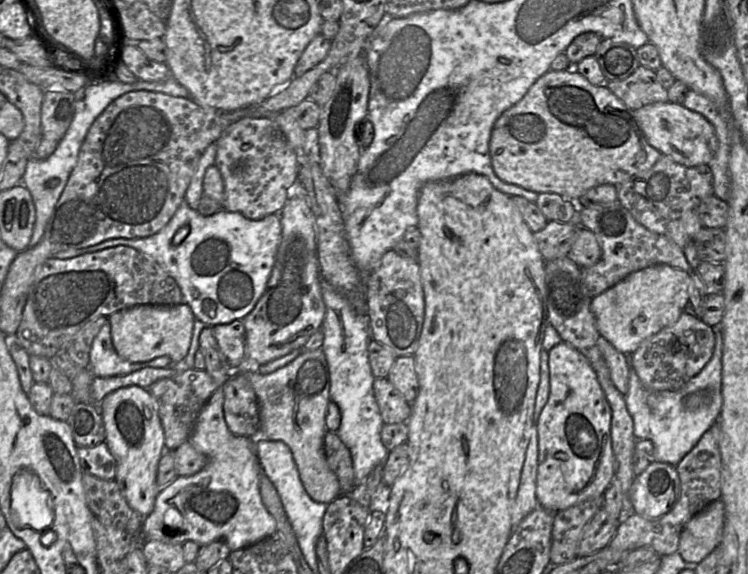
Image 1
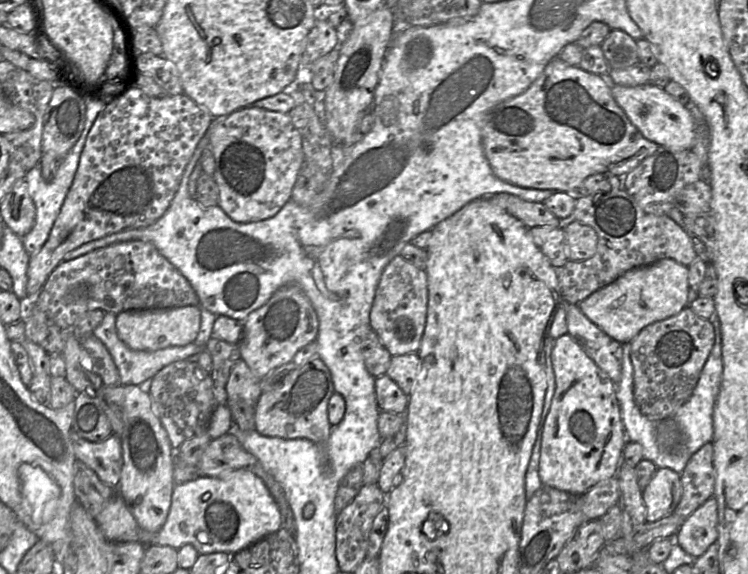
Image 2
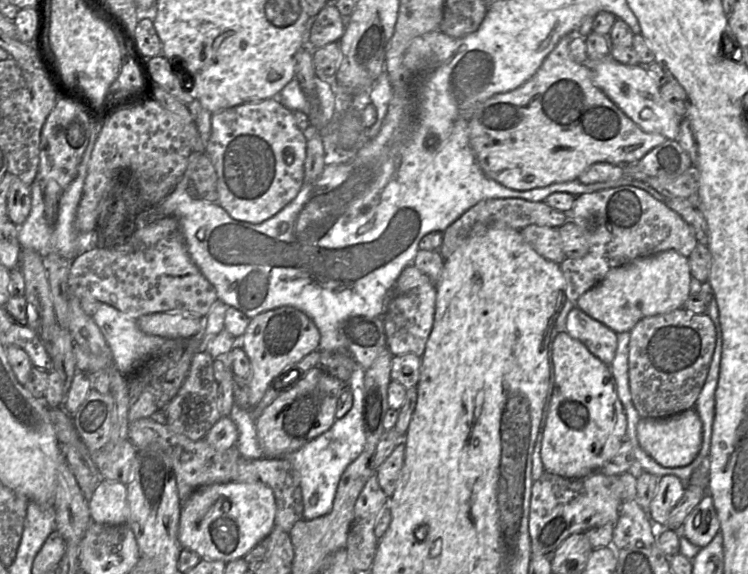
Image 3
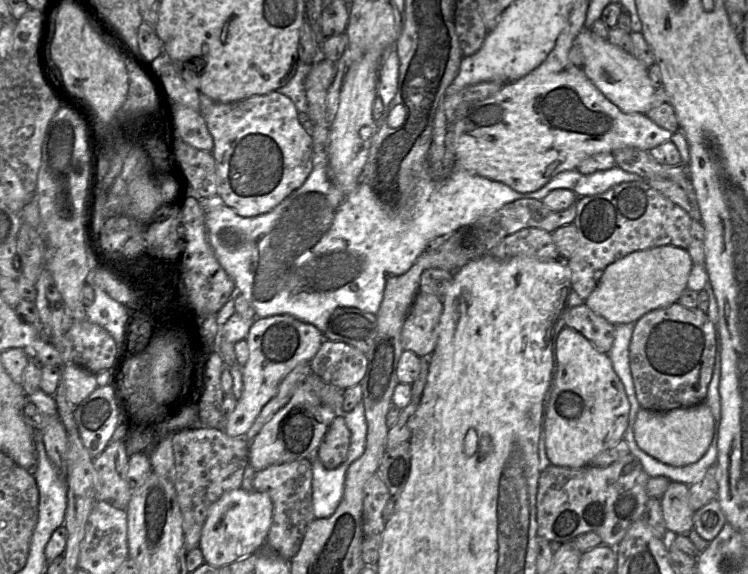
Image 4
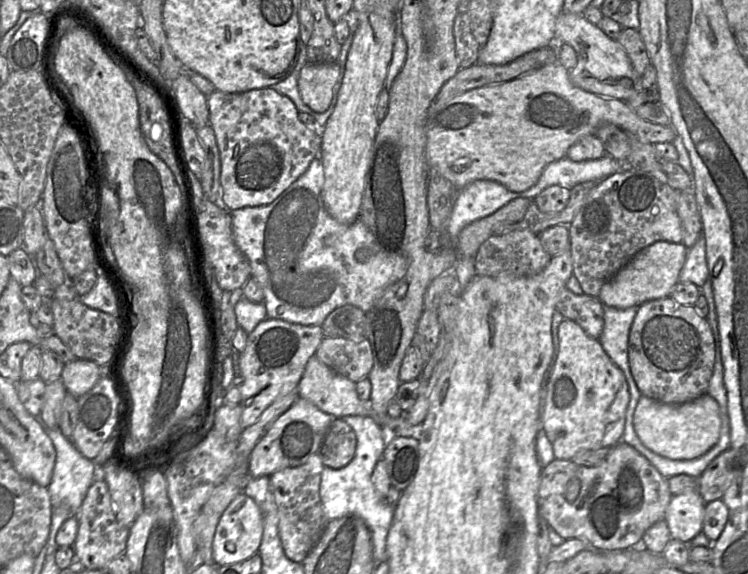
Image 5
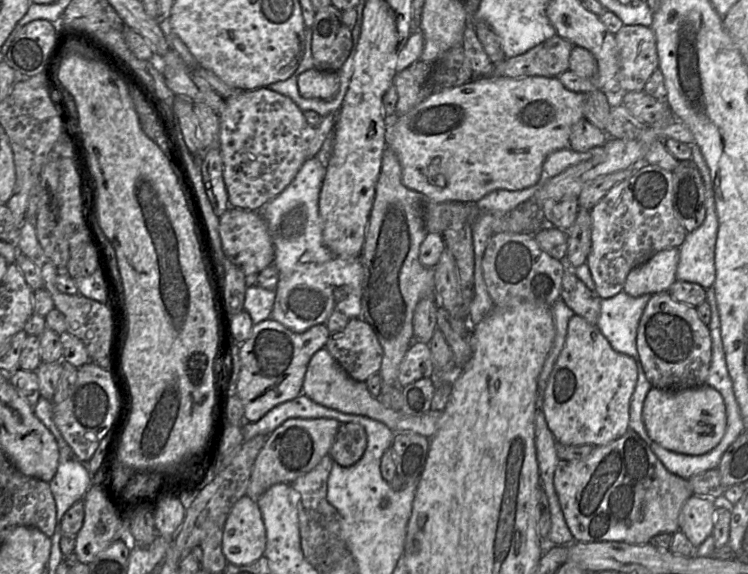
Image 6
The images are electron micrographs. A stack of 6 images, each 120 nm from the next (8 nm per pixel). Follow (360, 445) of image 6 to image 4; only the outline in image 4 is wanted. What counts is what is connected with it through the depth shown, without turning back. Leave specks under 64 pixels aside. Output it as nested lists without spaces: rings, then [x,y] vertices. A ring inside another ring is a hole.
[[[338,414],[330,424],[319,448],[317,457],[328,469],[339,467],[346,459],[350,447],[351,432],[343,414]]]

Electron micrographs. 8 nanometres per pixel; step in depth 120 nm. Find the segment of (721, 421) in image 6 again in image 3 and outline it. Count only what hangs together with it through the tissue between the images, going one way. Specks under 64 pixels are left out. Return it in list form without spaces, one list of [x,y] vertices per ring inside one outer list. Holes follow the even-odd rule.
[[[694,408],[662,418],[640,418],[637,438],[642,449],[664,467],[689,465],[698,455],[702,445],[702,421]]]

